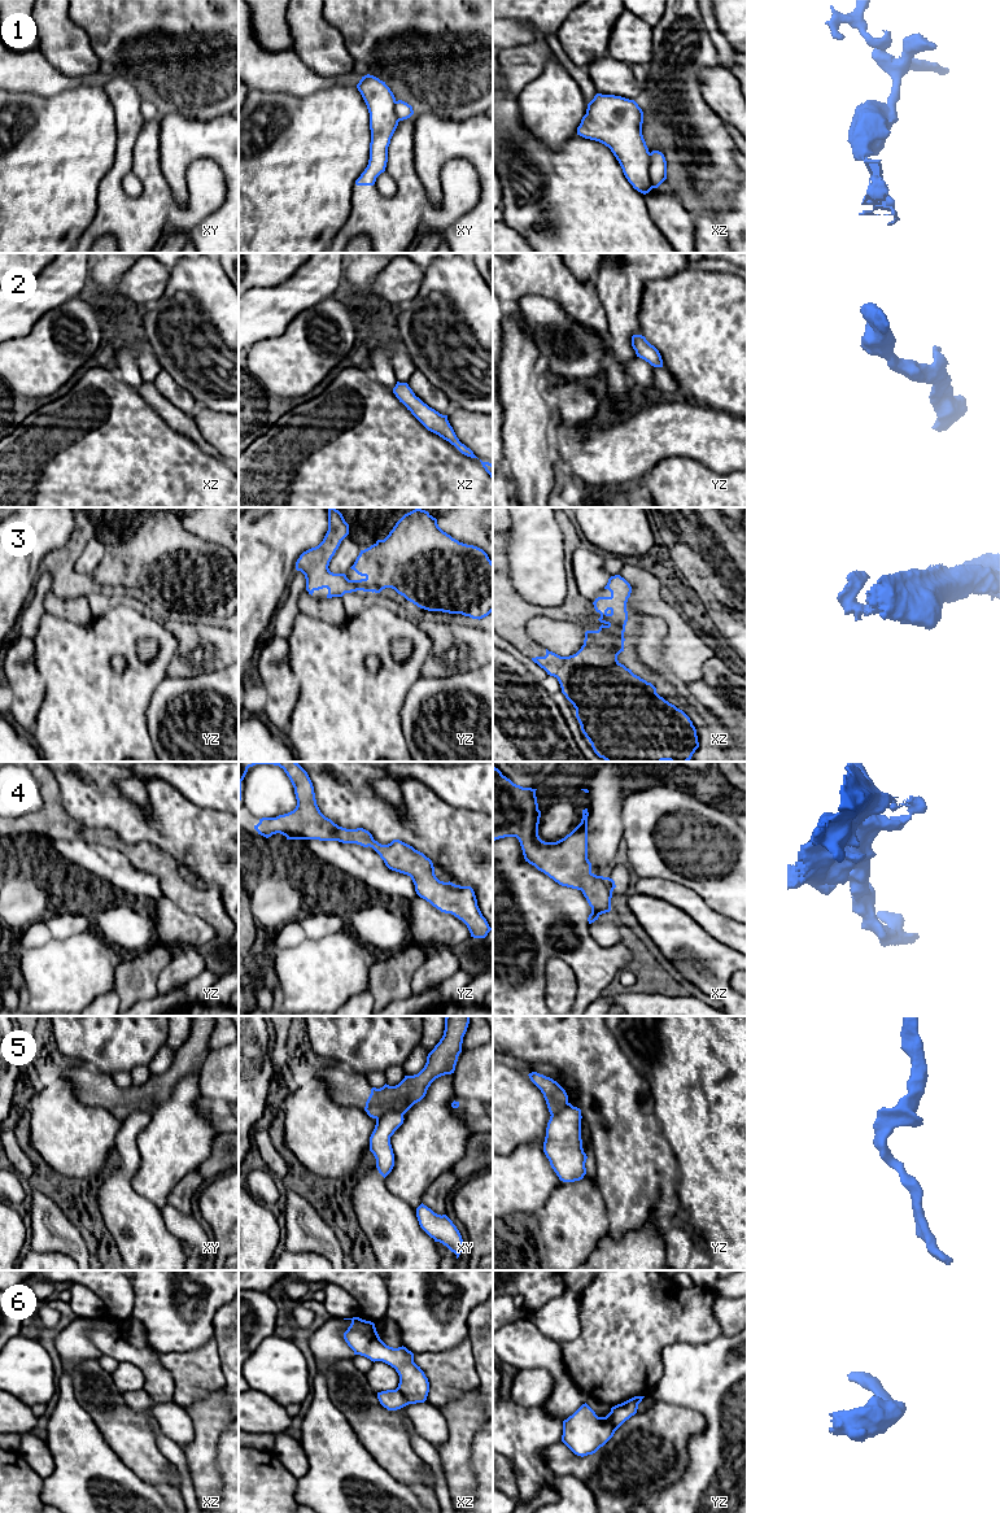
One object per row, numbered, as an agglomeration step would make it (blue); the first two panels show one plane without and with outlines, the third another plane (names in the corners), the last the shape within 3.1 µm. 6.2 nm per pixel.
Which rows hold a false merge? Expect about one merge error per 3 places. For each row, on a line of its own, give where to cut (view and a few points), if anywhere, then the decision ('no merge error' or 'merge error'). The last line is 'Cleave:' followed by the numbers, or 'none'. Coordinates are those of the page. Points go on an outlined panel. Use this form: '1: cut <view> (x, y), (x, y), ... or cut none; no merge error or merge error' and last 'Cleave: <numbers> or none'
1: cut xz (649, 153), (649, 179), (653, 187); merge error
2: cut none; no merge error
3: cut xz (608, 623), (624, 627); merge error
4: cut none; no merge error
5: cut xy (402, 1113), (384, 1112), (376, 1119); merge error
6: cut yz (611, 1411), (615, 1430); merge error
Cleave: 1, 3, 5, 6

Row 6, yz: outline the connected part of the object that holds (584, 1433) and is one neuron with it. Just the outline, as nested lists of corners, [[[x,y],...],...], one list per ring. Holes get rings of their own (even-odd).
[[[585,1403],[563,1421],[562,1442],[577,1456],[595,1453],[615,1434],[613,1417],[598,1417]]]

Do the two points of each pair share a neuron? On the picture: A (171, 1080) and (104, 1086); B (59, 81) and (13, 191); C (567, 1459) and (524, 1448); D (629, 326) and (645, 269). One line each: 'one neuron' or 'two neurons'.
A: one neuron
B: two neurons
C: two neurons
D: one neuron

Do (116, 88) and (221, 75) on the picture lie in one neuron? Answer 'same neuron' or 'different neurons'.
different neurons

